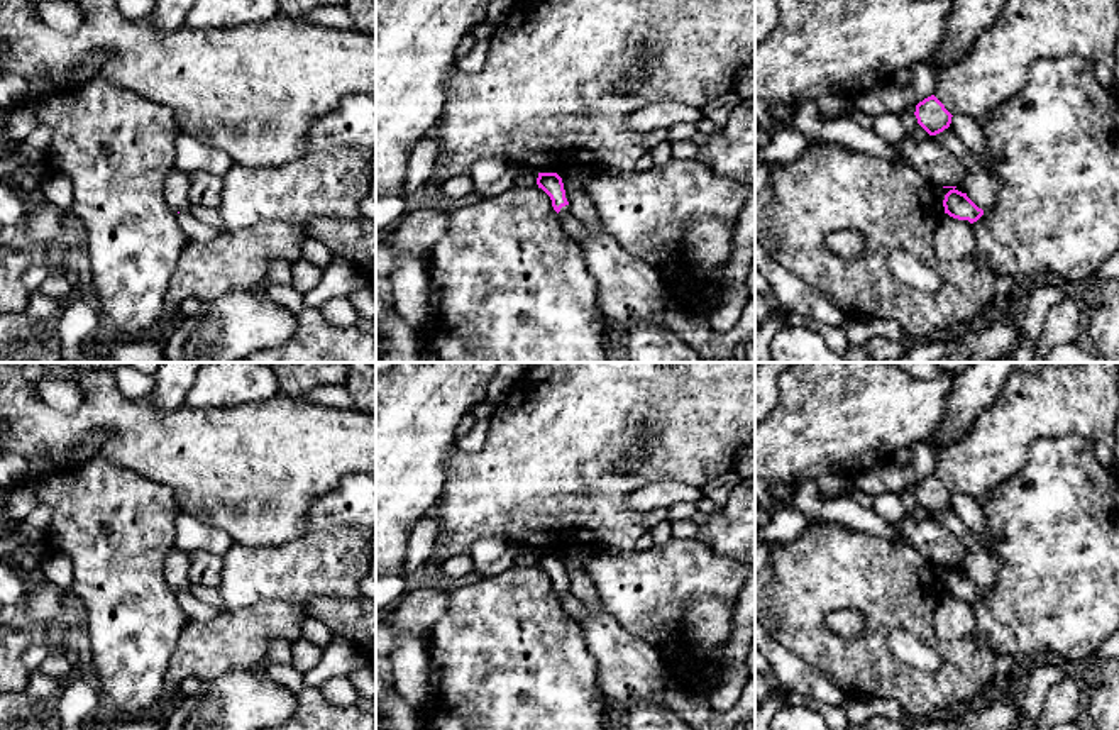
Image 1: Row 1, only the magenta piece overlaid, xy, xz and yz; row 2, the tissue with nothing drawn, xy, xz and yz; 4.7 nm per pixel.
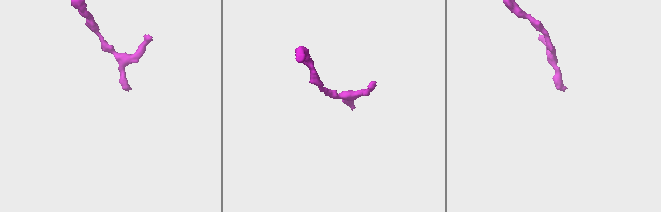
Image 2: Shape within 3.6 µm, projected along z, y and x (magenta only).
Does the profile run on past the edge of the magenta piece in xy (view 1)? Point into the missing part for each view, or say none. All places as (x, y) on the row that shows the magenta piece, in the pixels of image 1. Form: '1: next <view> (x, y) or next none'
1: next none

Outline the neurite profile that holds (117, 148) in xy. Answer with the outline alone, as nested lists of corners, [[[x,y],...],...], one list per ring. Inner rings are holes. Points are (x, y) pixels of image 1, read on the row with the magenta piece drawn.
[[[103,78],[54,88],[37,102],[36,110],[39,124],[52,130],[46,147],[46,164],[51,173],[66,174],[73,183],[69,210],[86,229],[85,247],[93,274],[90,298],[100,313],[102,327],[113,335],[137,337],[161,315],[179,254],[188,242],[178,224],[178,212],[164,198],[164,180],[176,166],[174,137],[179,127],[174,113]]]

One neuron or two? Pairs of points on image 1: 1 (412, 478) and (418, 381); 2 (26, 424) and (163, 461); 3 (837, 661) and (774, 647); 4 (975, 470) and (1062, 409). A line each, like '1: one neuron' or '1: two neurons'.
1: one neuron
2: one neuron
3: two neurons
4: one neuron

